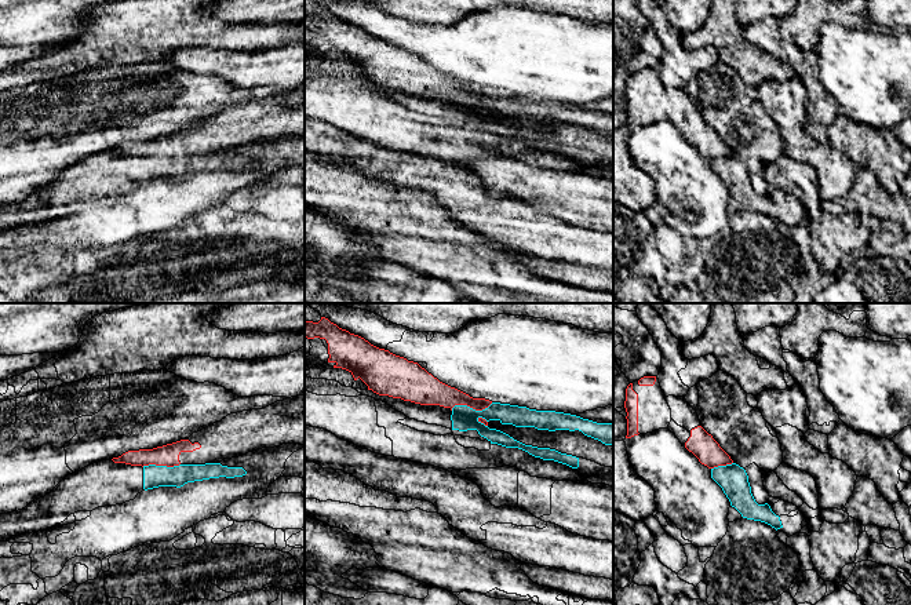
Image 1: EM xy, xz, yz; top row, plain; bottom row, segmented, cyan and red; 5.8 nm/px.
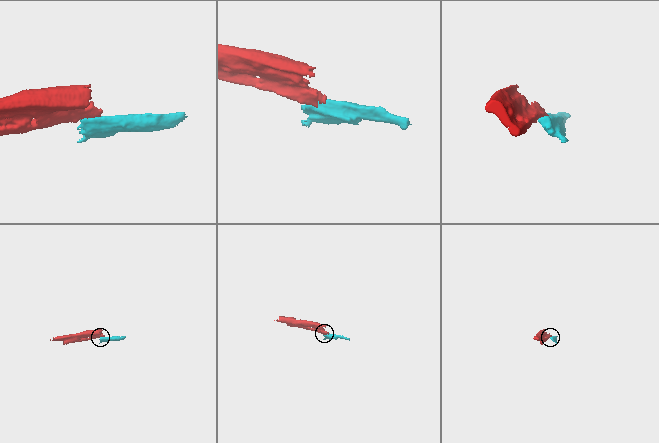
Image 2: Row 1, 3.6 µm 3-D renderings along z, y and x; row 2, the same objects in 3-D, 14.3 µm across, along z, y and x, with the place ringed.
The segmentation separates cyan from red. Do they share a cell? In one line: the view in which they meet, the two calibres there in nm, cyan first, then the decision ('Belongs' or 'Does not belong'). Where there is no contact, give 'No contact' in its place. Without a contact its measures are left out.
Touches cyan in xz. Thickness 150 nm (cyan) against 150 nm. Does not belong

